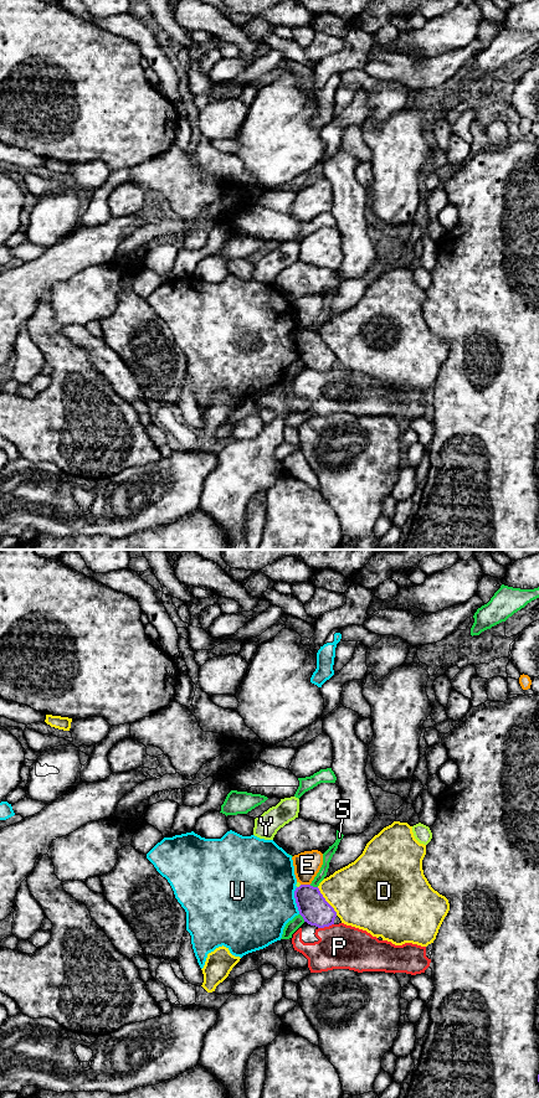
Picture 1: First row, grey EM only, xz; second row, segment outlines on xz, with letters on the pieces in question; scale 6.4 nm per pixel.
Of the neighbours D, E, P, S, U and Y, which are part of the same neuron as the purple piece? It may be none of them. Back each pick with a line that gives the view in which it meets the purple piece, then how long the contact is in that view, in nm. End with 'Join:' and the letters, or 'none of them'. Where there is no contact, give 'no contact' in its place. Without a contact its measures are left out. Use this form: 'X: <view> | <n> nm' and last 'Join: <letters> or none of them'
Join: none of them

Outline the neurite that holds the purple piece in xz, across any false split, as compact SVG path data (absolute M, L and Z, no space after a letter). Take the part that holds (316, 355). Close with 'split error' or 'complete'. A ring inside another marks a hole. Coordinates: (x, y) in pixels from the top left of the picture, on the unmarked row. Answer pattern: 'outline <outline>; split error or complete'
outline M301 329L294 335L296 347L304 366L318 372L334 368L337 356L325 345L318 331Z; complete

